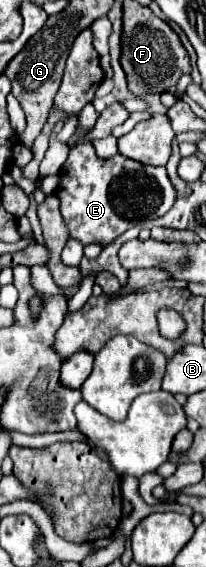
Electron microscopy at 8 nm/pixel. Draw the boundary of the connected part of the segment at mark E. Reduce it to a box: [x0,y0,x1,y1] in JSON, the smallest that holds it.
[54,142,176,248]

